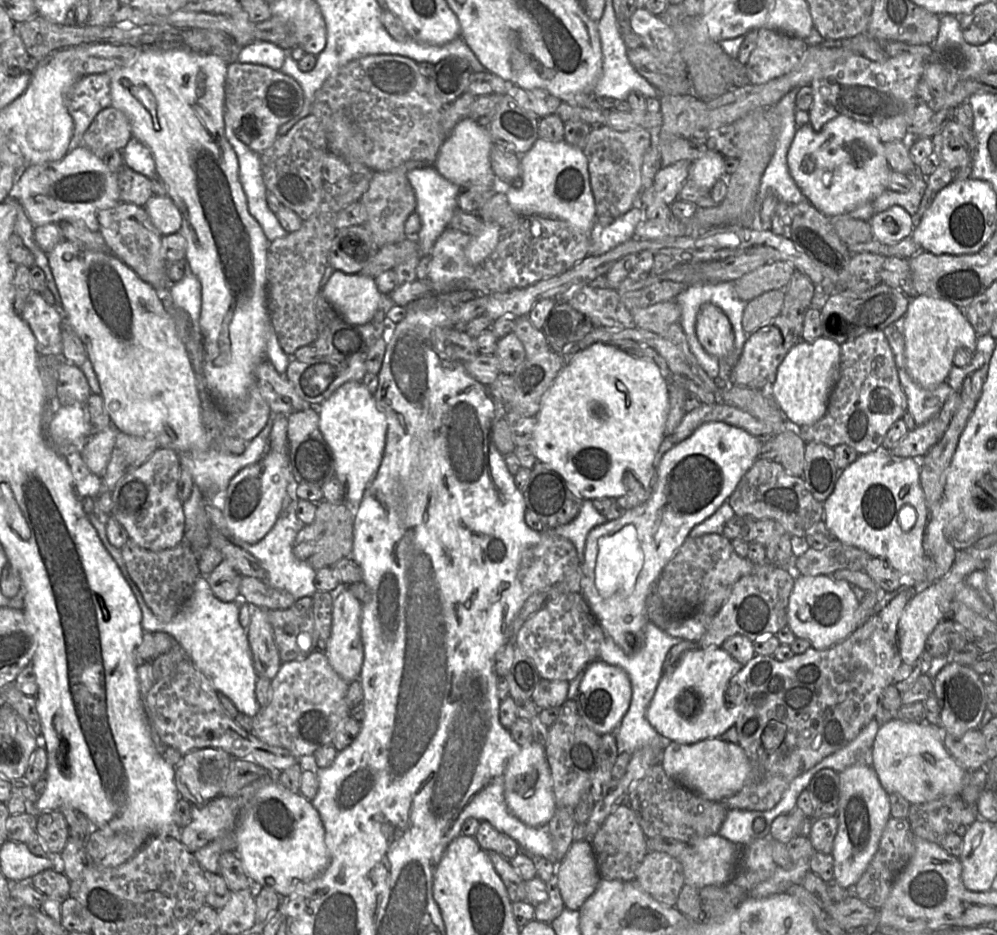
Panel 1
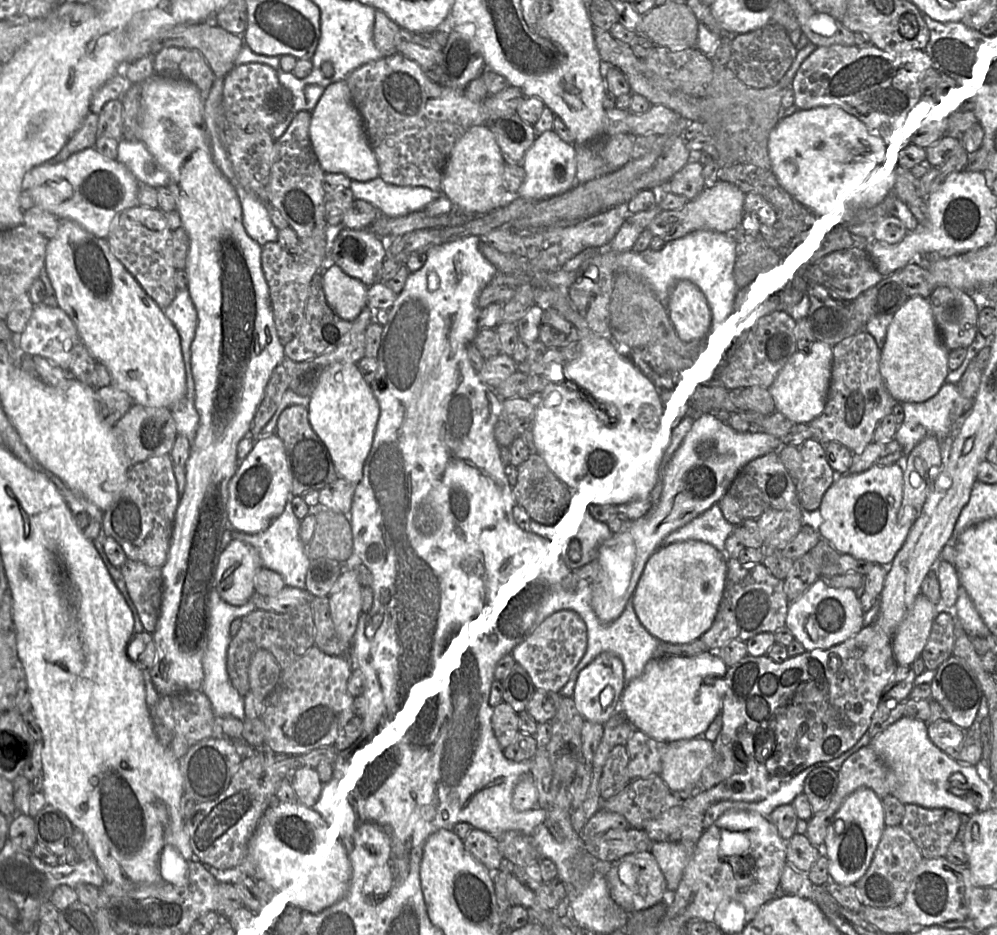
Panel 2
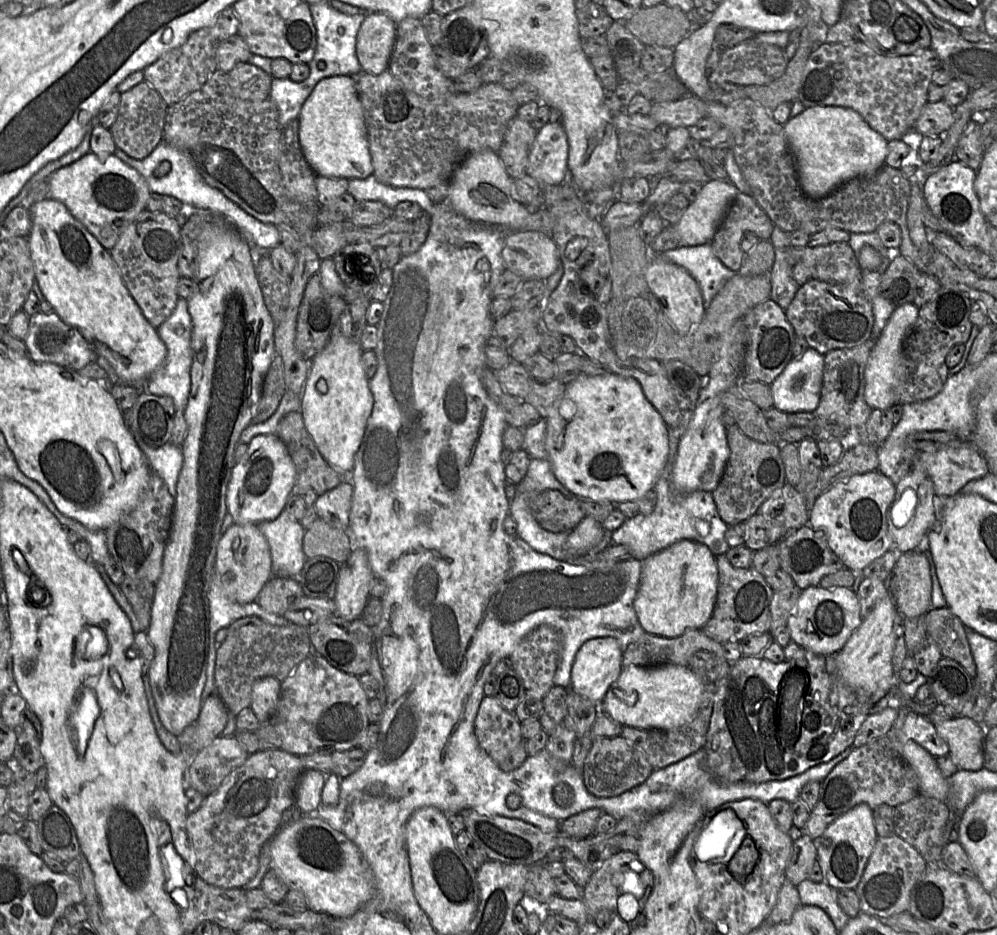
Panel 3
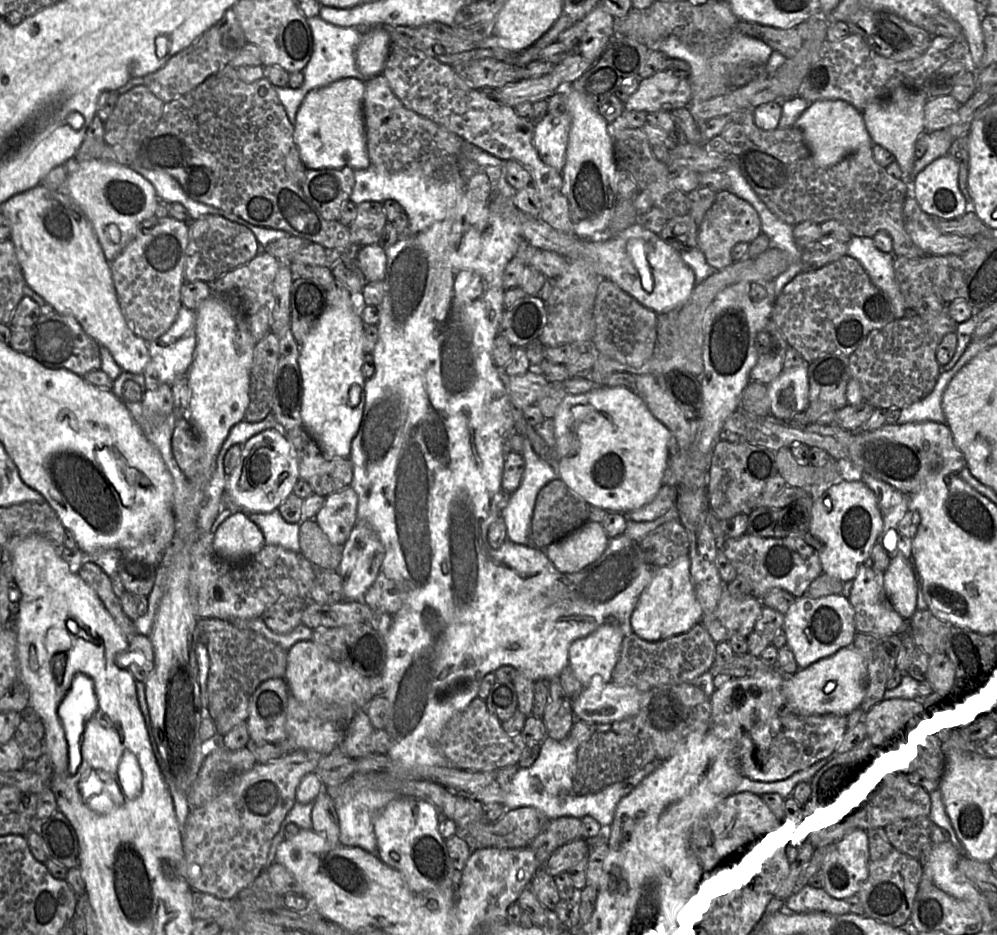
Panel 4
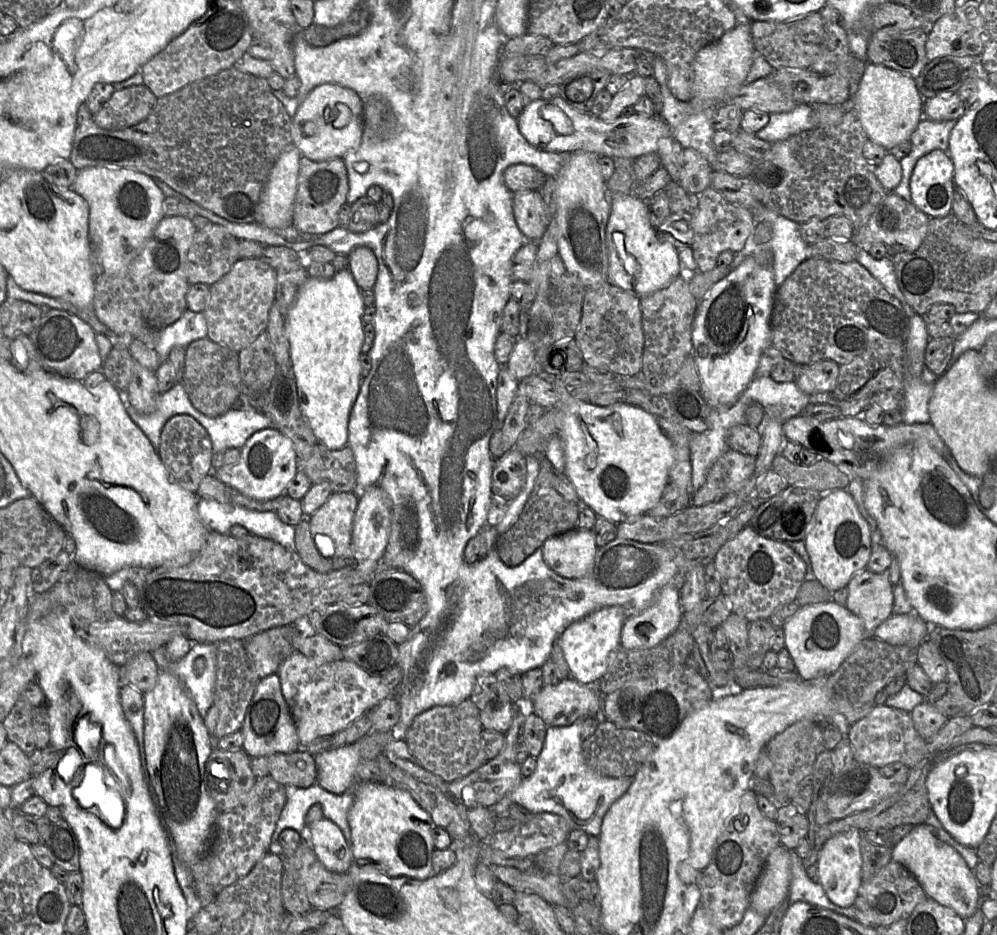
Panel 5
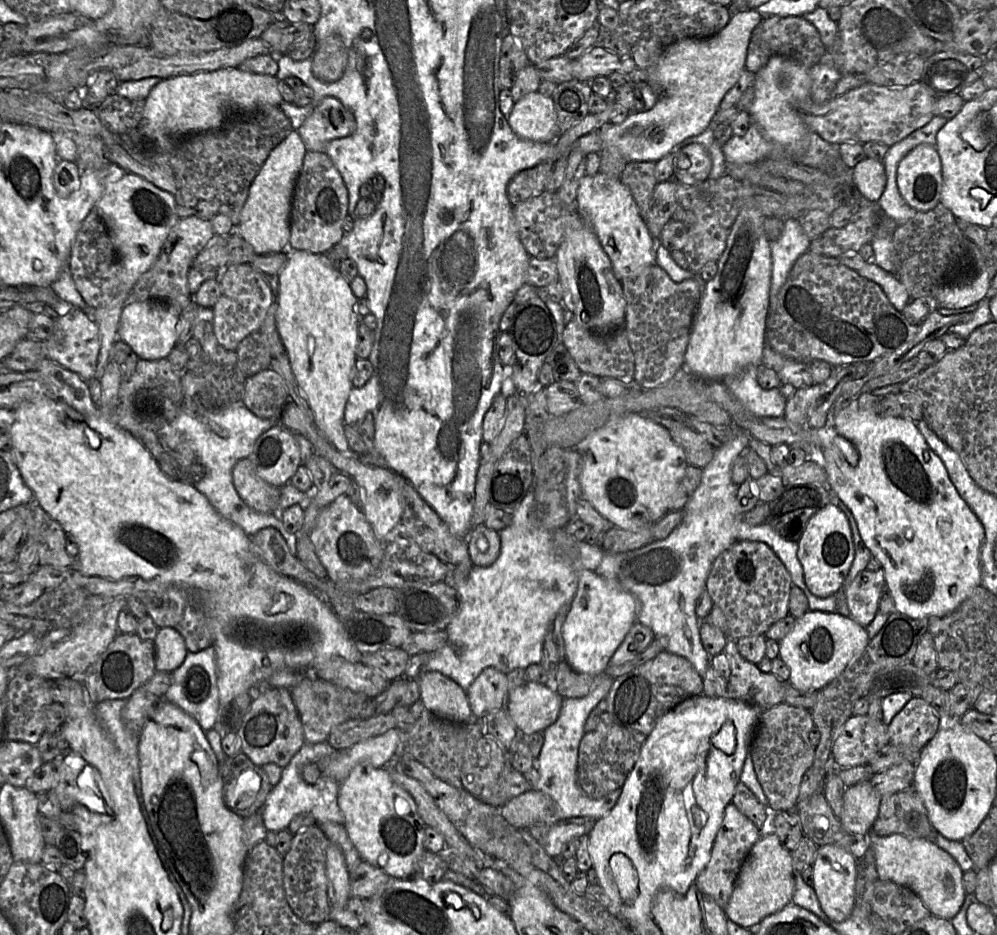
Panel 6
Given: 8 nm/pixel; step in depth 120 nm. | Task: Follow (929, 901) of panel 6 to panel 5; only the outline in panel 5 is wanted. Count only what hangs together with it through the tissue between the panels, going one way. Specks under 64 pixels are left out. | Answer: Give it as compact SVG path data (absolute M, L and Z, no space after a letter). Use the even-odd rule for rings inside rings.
M920 824L892 847L892 860L904 865L922 885L928 898L952 908L964 919L979 908L981 888L965 859L949 844L941 841L933 828Z

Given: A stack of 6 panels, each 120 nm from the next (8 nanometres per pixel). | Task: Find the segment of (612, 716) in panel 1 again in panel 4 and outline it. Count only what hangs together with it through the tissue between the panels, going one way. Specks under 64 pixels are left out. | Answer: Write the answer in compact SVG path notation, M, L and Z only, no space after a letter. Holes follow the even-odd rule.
M603 624L569 647L569 667L583 687L592 680L611 682L622 649L624 635L612 624Z

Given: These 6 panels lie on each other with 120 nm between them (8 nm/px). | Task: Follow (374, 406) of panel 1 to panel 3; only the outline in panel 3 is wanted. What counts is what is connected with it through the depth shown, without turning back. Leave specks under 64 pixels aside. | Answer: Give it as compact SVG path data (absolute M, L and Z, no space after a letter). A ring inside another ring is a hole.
M332 334L325 348L311 360L304 389L300 393L305 427L324 459L339 472L352 472L355 454L374 405L361 359L362 352L360 343Z

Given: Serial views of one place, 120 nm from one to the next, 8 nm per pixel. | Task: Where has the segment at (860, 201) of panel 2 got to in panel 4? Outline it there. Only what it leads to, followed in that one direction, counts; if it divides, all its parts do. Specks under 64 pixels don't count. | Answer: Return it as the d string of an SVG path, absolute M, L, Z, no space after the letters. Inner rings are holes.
M844 100L813 102L797 119L795 126L805 139L814 163L820 168L831 167L866 143L872 143L862 112Z

